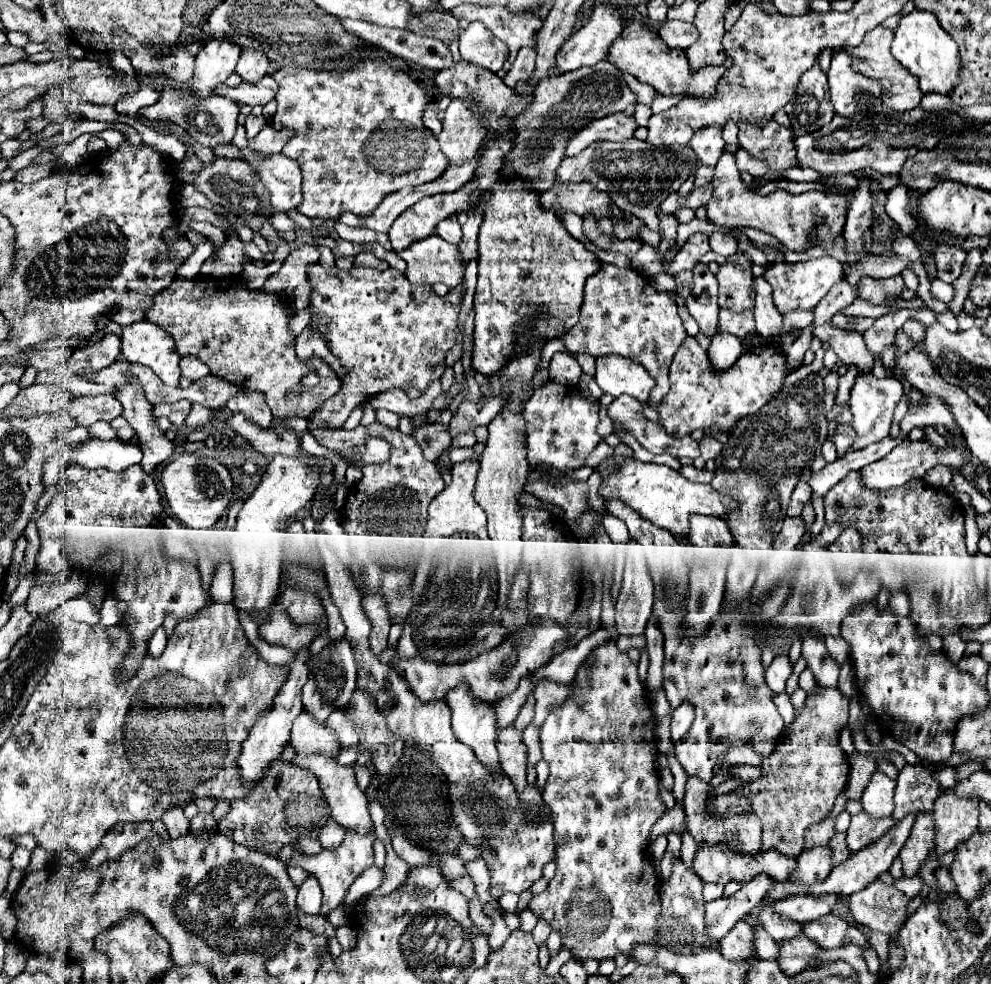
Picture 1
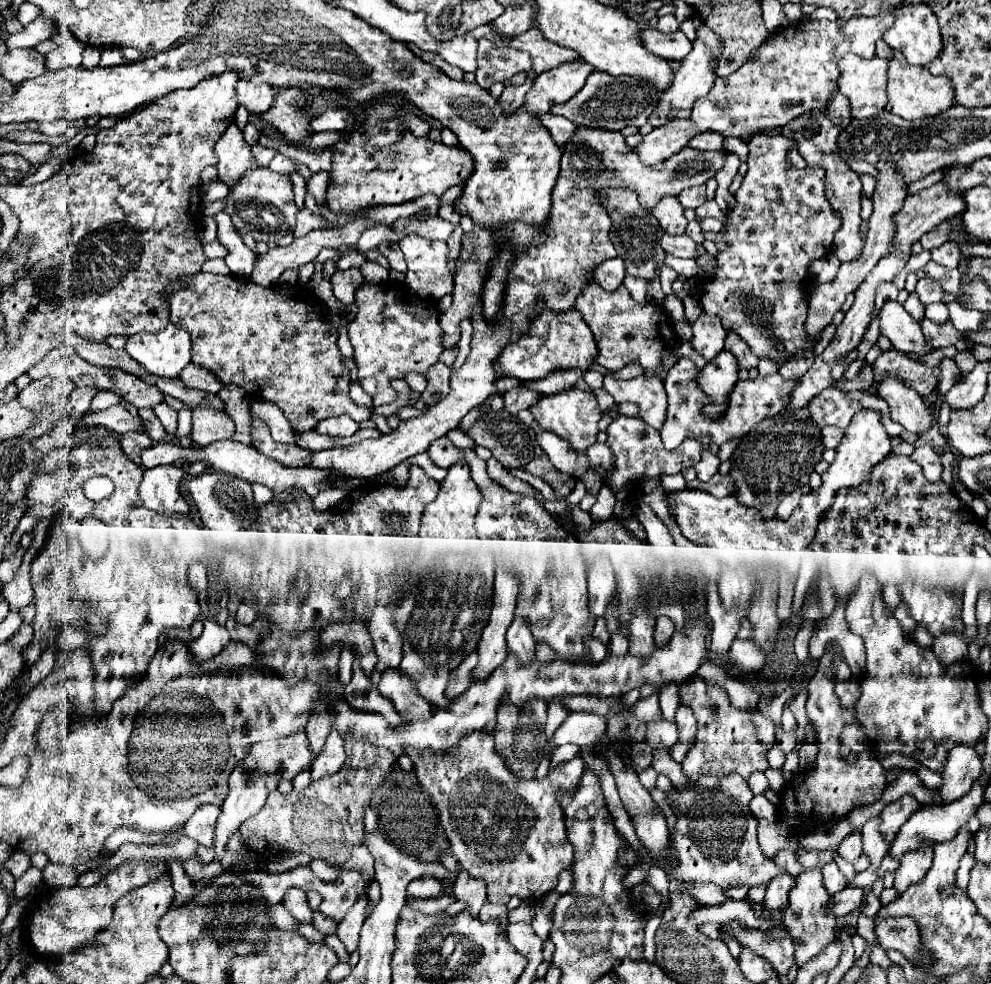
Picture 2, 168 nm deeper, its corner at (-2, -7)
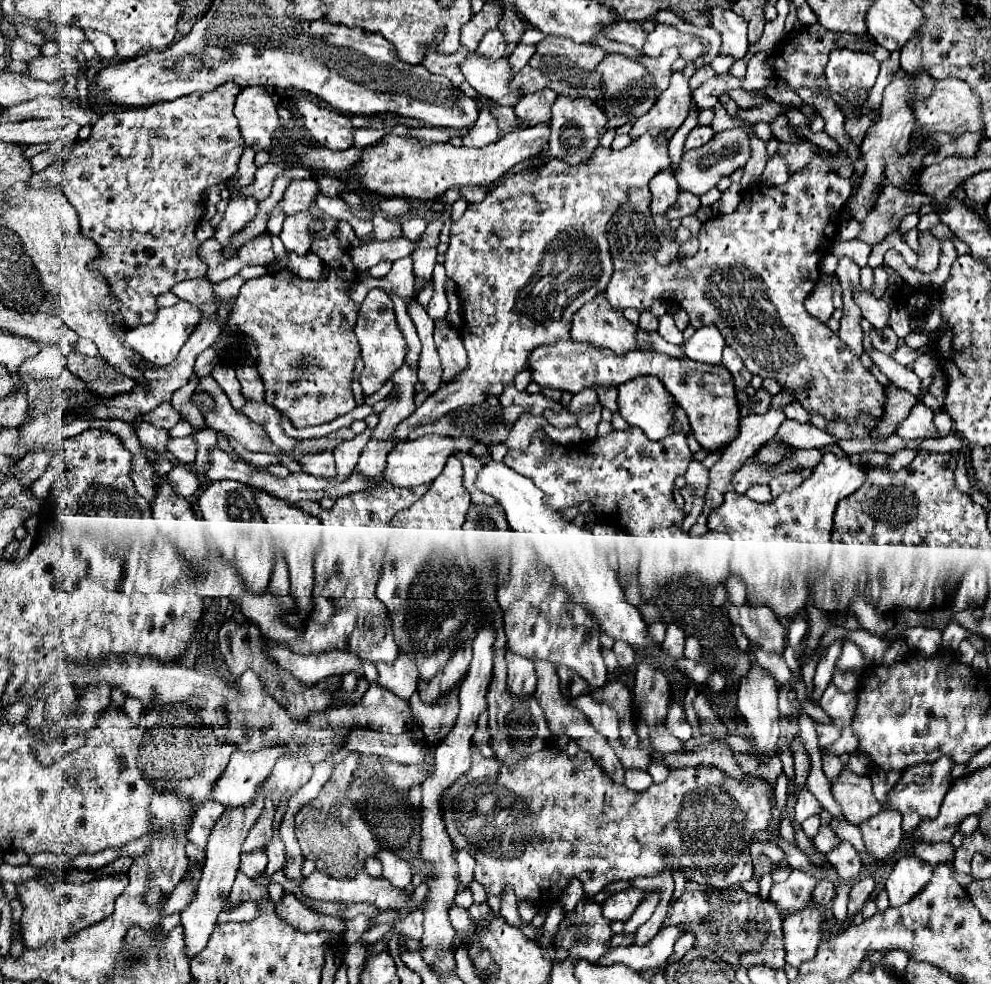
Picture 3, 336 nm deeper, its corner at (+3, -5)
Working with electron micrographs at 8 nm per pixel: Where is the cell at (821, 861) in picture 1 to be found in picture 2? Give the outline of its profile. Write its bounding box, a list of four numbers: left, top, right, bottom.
[783,867,835,965]

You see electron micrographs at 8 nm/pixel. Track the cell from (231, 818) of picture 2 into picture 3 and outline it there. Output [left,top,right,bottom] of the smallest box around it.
[180,801,264,957]

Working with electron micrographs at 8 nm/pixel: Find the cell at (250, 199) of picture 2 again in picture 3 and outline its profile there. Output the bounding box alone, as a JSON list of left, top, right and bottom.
[280,179,320,215]

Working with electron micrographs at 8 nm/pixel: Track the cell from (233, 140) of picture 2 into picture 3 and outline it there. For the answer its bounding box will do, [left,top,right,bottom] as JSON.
[214,183,258,247]

